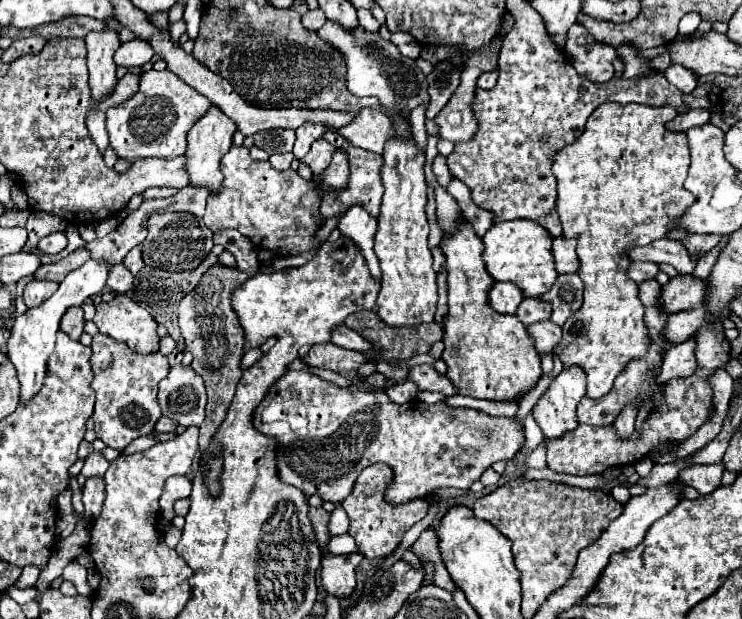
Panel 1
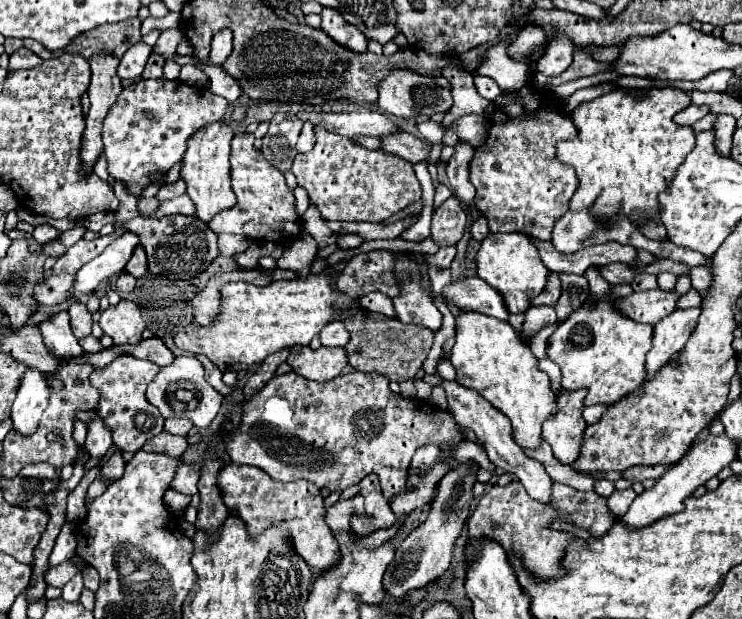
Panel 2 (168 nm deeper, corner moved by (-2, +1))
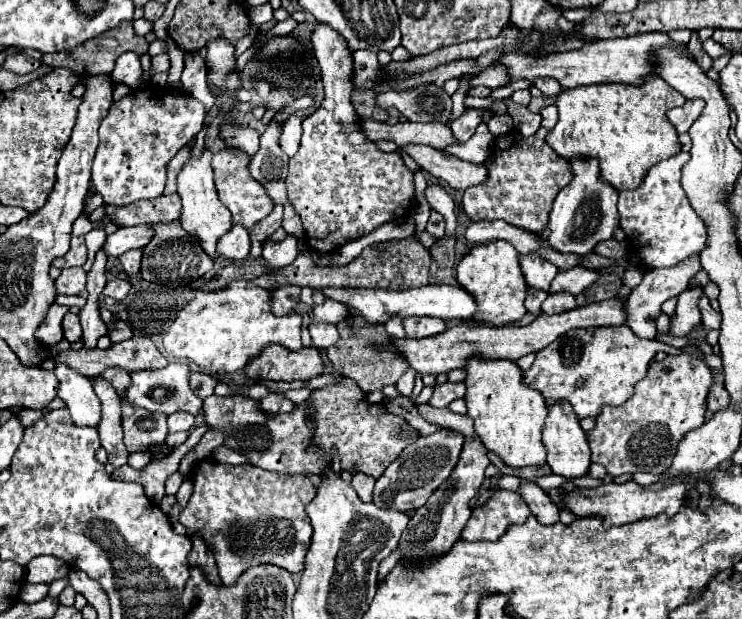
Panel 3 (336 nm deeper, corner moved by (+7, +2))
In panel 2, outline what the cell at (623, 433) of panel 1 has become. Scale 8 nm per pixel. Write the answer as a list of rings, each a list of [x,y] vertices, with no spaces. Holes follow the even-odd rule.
[[[701,308],[675,310],[673,314],[665,316],[655,324],[653,348],[647,356],[647,378],[653,376],[653,372],[657,372],[663,364],[667,364],[669,358],[685,346],[685,342],[689,340],[691,332],[697,326],[699,314]]]

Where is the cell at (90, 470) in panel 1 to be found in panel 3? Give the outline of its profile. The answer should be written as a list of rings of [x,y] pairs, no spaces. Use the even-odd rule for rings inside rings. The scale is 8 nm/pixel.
[[[56,365],[54,371],[60,379],[58,397],[68,405],[76,427],[96,429],[100,423],[100,399],[96,399],[92,383],[84,375],[68,369],[68,365]]]

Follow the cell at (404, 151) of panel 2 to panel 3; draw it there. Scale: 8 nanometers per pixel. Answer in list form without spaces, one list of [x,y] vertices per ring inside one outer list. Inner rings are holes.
[[[408,145],[402,147],[404,153],[408,153],[424,171],[430,175],[446,181],[452,189],[466,189],[472,185],[478,185],[486,179],[484,165],[462,161],[454,155],[448,155],[444,151],[436,151],[428,145]]]

